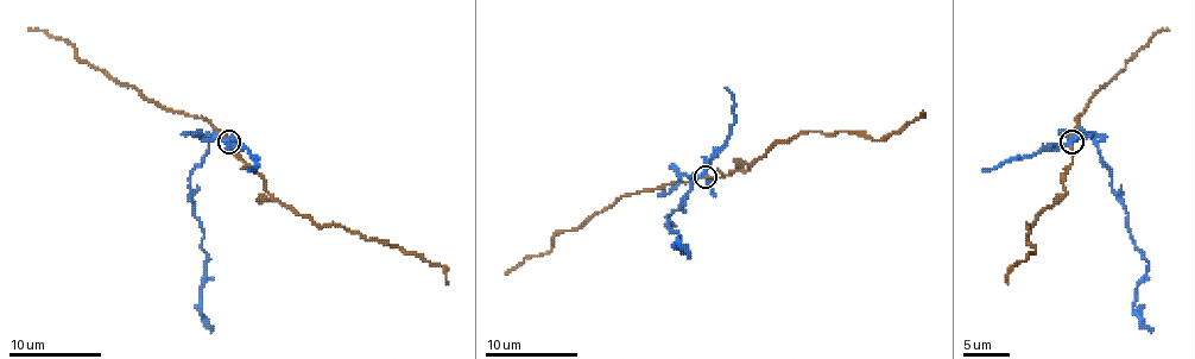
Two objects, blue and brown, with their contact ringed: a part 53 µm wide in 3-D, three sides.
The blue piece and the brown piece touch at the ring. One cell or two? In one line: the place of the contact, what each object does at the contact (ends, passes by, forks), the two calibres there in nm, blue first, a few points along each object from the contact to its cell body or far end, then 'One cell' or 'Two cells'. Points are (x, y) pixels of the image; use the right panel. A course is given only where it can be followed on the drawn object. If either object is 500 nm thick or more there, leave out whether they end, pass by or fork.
Place: (1072, 142). At the ring blue forks. At the ring brown passes by. Thickness 360 nm (blue) against 200 nm. Course of blue: (1073, 140), (1070, 137), (1083, 132), (1112, 176), (1130, 238), (1149, 263), (1135, 294), (1137, 314), (1154, 331). Course of brown: (1073, 140), (1066, 191), (1026, 224), (1026, 240), (1036, 247), (1015, 265), (1007, 284). Two cells

